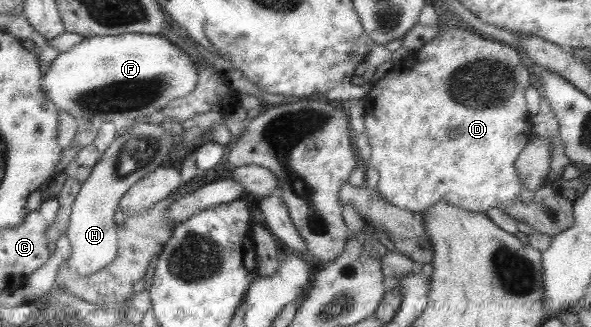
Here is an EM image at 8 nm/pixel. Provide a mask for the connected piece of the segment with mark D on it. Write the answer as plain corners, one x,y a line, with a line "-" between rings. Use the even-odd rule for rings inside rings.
436,25
437,35
424,43
421,48
410,52
410,65
400,67
400,75
406,77
404,81
388,81
389,72
386,71
384,77
371,80
364,97
363,127
364,134
367,135
370,156
366,163
378,173
376,183
378,195
381,195
386,203
396,206
398,209
421,212
430,208
436,202
448,202
448,204
476,213
484,213
490,207
502,208
510,205
514,201
525,199
526,188
522,186
518,172
514,168
514,161
518,157
520,150
524,147
531,133
529,118
524,101
524,90
532,83
532,70
529,64
522,58
522,54
500,42
489,37
472,34
466,30
458,29
454,25

